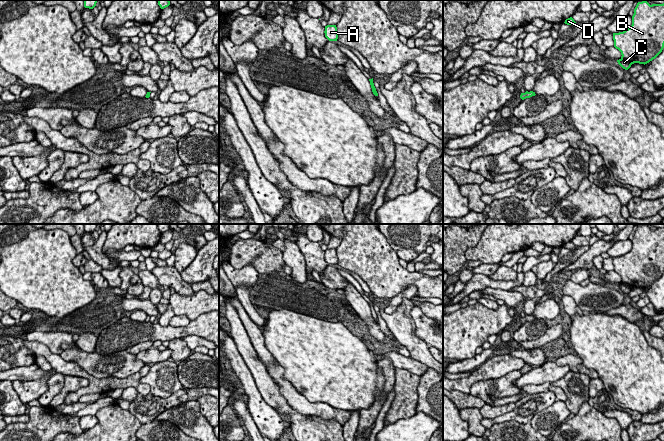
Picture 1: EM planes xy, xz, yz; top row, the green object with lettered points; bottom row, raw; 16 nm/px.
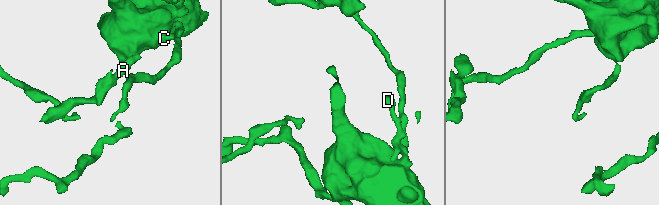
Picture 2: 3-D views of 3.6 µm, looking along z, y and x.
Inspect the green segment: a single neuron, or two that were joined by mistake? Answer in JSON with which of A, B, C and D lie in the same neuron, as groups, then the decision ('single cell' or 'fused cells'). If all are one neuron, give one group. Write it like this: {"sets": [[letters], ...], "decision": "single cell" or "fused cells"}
{"sets": [["A", "D"], ["B", "C"]], "decision": "fused cells"}

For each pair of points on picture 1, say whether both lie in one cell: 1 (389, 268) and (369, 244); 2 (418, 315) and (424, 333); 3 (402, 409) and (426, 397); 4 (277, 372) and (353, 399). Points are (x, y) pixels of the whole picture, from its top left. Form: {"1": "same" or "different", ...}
{"1": "same", "2": "same", "3": "different", "4": "different"}

